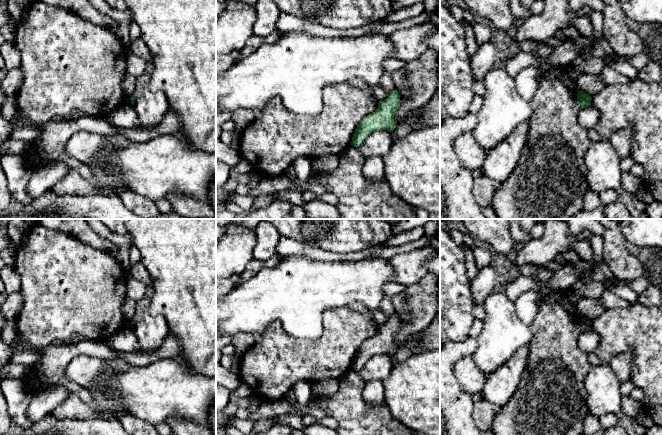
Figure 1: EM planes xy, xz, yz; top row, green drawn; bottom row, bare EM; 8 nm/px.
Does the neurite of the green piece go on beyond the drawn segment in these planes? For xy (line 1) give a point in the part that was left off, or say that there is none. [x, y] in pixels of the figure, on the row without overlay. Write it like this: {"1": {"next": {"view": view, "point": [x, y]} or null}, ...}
{"1": {"next": null}}

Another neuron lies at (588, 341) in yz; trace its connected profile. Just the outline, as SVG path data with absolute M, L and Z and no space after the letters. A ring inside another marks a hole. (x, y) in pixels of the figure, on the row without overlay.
M590 328L581 333L578 338L578 345L587 354L594 352L599 345L599 336Z

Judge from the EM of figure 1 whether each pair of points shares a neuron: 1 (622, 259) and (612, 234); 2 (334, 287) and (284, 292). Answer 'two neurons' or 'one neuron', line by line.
1: one neuron
2: one neuron

